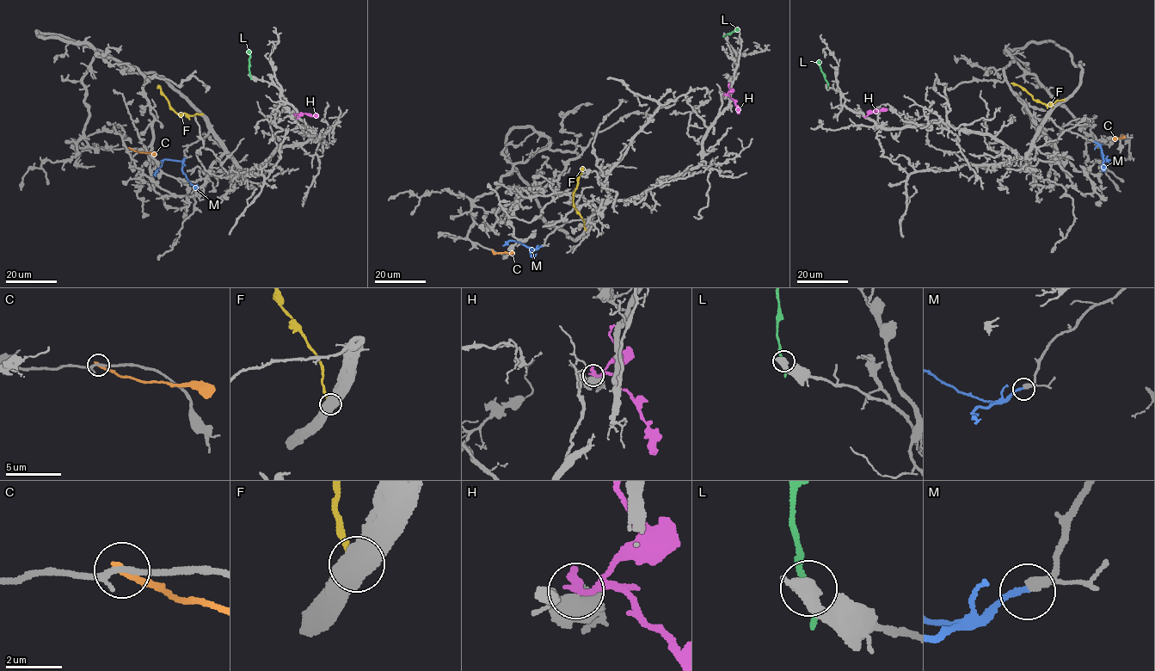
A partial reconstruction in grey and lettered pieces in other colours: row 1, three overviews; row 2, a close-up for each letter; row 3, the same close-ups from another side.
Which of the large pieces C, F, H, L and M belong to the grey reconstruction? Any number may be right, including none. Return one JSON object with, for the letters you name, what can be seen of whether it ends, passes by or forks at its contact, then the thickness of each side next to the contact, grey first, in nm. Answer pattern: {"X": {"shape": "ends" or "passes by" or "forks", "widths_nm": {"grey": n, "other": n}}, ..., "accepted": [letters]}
{"M": {"shape": "ends", "widths_nm": {"grey": 280, "other": 200}}, "accepted": ["M"]}

